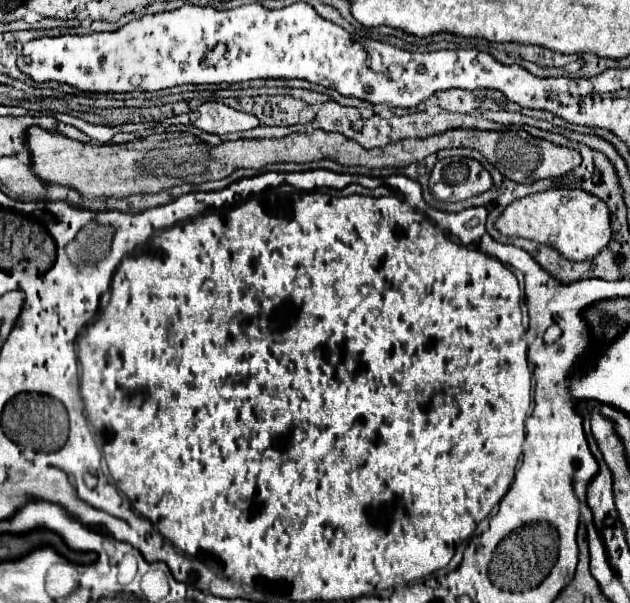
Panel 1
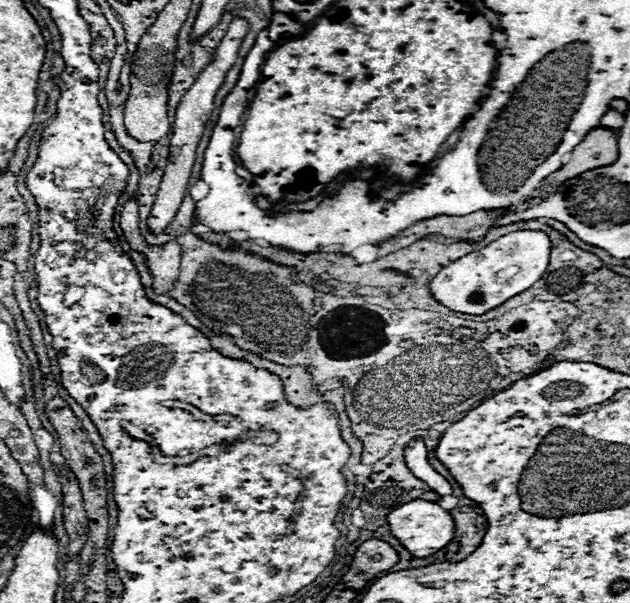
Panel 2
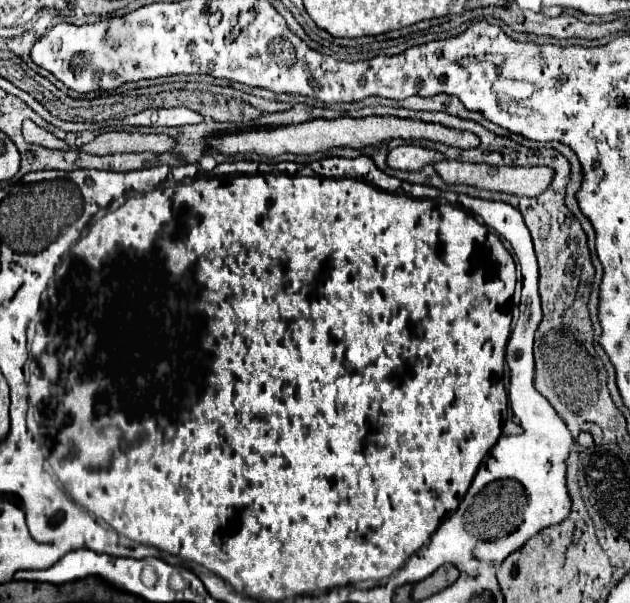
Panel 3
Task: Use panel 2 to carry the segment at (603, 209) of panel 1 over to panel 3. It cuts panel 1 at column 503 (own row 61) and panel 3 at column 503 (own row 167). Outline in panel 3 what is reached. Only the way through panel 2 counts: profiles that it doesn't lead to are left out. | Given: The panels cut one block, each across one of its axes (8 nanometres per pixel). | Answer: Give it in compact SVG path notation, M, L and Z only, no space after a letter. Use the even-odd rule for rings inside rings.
M444 160L434 164L438 174L444 178L446 184L468 184L480 190L494 190L494 192L506 192L514 196L534 198L546 192L554 180L554 170L546 166L526 166L526 168L512 168L512 166L488 166L488 164L470 164L460 160Z

